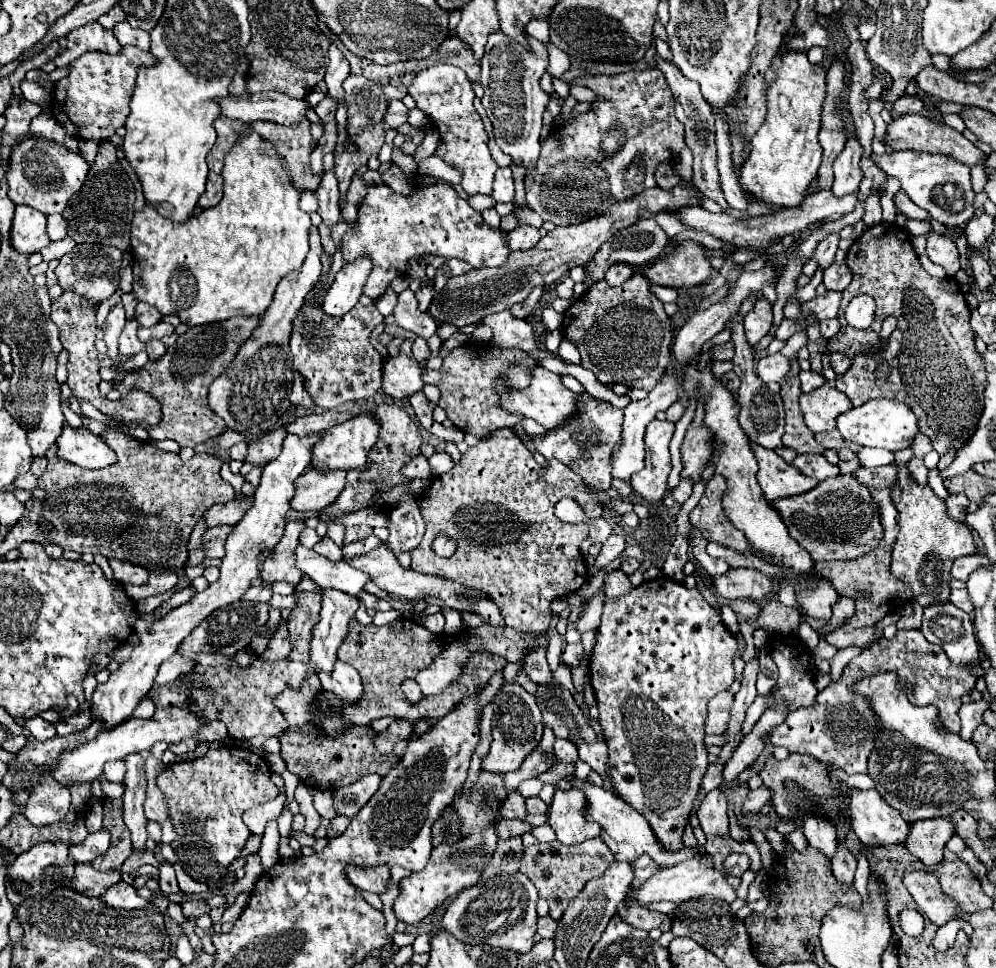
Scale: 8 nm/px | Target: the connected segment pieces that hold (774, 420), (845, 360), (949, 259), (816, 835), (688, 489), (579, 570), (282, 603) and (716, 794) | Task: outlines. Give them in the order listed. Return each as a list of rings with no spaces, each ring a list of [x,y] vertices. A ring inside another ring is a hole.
[[[733,316],[729,320],[727,328],[733,330],[731,340],[735,342],[735,358],[733,358],[735,368],[733,368],[733,372],[741,378],[741,388],[737,390],[737,394],[739,394],[737,402],[741,404],[739,422],[741,422],[743,430],[747,432],[747,436],[751,438],[751,442],[757,442],[759,446],[763,446],[767,450],[775,450],[775,448],[783,446],[781,436],[785,434],[785,412],[783,412],[783,400],[779,396],[779,384],[765,384],[755,374],[755,356],[751,352],[751,346],[745,340],[743,322],[739,320],[739,316]]]
[[[831,354],[831,368],[835,370],[835,374],[837,376],[841,376],[845,370],[849,370],[849,366],[851,366],[851,358],[849,356],[845,356],[845,354]]]
[[[931,232],[927,236],[927,256],[935,264],[943,266],[949,278],[953,278],[955,272],[961,268],[961,264],[959,264],[959,252],[957,252],[955,244],[947,236]]]
[[[813,812],[813,816],[805,816],[805,820],[801,820],[801,830],[807,836],[809,844],[813,848],[823,850],[827,858],[835,854],[835,848],[837,848],[835,824],[829,824],[829,820],[821,816],[821,812]]]
[[[680,478],[679,485],[673,490],[672,496],[676,503],[683,504],[692,494],[693,483],[687,478]]]
[[[513,428],[495,430],[491,438],[481,438],[475,448],[469,448],[457,466],[437,476],[419,496],[417,504],[427,524],[427,532],[421,544],[411,550],[411,568],[467,584],[467,588],[481,588],[481,592],[485,592],[485,596],[499,606],[509,628],[523,632],[545,632],[551,622],[549,604],[557,596],[567,596],[579,590],[587,580],[587,568],[581,554],[581,542],[587,538],[587,526],[583,522],[563,522],[553,512],[555,504],[565,496],[577,500],[589,518],[599,518],[603,512],[597,492],[589,492],[579,474],[555,460],[547,468],[539,468],[533,454],[519,440]],[[441,532],[457,540],[457,550],[449,558],[437,556],[431,546]]]
[[[273,594],[271,600],[269,601],[269,604],[272,605],[273,608],[278,608],[281,610],[292,609],[296,604],[295,596],[293,594],[288,596]]]
[[[715,788],[705,796],[703,804],[697,810],[697,818],[707,836],[729,832],[727,798],[725,798],[725,792],[721,792],[721,788]]]

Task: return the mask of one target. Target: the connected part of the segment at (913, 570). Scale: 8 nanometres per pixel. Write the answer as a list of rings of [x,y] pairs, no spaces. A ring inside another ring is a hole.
[[[905,448],[895,452],[895,464],[899,464],[899,484],[893,486],[891,498],[899,510],[899,536],[891,552],[891,572],[897,580],[903,580],[913,590],[913,600],[923,608],[935,604],[947,604],[951,596],[951,564],[961,556],[975,554],[973,532],[967,524],[959,524],[949,518],[945,502],[939,500],[929,486],[919,486],[909,478],[905,464],[913,458],[913,450]]]

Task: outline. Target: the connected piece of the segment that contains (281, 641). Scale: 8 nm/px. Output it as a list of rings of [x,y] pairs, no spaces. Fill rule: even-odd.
[[[283,622],[279,628],[281,628],[281,630],[271,638],[271,642],[267,644],[265,654],[261,656],[267,664],[273,664],[273,662],[277,662],[277,660],[285,660],[287,654],[289,654],[289,650],[291,650],[289,638],[287,638],[287,636],[289,636],[289,632],[287,632],[287,624]]]

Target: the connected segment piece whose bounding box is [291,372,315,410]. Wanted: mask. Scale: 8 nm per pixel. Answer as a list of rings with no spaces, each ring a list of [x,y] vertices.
[[[295,372],[295,380],[293,380],[293,392],[291,392],[291,402],[293,406],[297,408],[303,408],[303,410],[313,410],[313,400],[309,396],[309,392],[305,390],[303,386],[303,376],[299,372]]]

